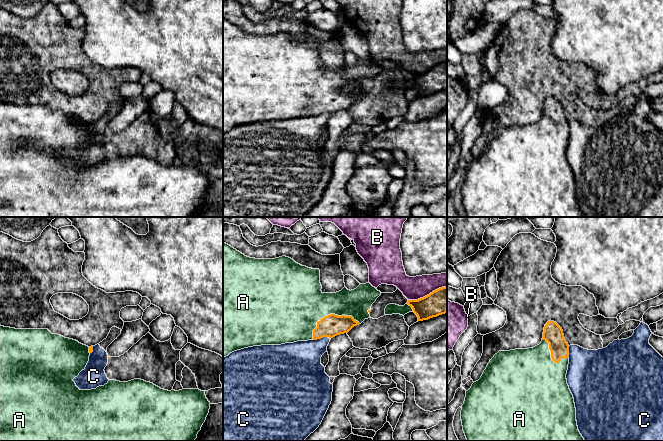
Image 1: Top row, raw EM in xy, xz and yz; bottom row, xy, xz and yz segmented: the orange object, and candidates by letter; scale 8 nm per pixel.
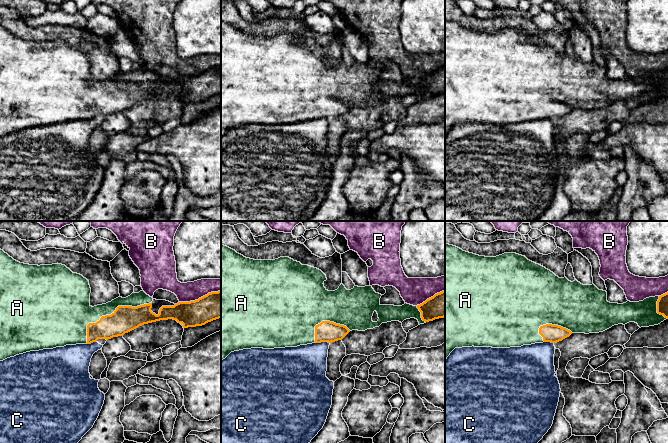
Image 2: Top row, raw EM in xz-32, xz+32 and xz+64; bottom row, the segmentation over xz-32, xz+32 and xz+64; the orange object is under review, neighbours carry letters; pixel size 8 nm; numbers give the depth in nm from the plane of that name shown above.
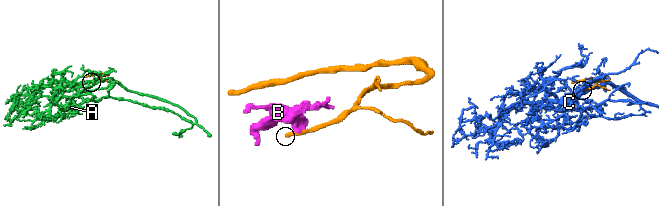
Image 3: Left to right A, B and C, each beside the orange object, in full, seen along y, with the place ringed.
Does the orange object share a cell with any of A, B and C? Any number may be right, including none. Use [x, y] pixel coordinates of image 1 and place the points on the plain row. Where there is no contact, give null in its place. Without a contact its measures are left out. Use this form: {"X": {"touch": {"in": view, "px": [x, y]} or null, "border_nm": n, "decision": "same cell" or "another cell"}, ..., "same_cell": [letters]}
{"A": {"touch": {"in": "xz", "px": [330, 90]}, "border_nm": 400, "decision": "same cell"}, "B": {"touch": {"in": "xz", "px": [427, 71]}, "border_nm": 340, "decision": "another cell"}, "C": {"touch": {"in": "xz", "px": [320, 114]}, "border_nm": 120, "decision": "another cell"}, "same_cell": ["A"]}

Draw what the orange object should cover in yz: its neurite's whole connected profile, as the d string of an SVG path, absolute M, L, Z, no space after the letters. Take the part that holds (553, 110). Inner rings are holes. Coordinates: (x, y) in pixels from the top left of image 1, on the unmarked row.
M551 96L545 100L539 121L495 130L481 154L466 167L461 196L467 217L585 217L578 206L574 174L567 160L568 133L563 106Z

